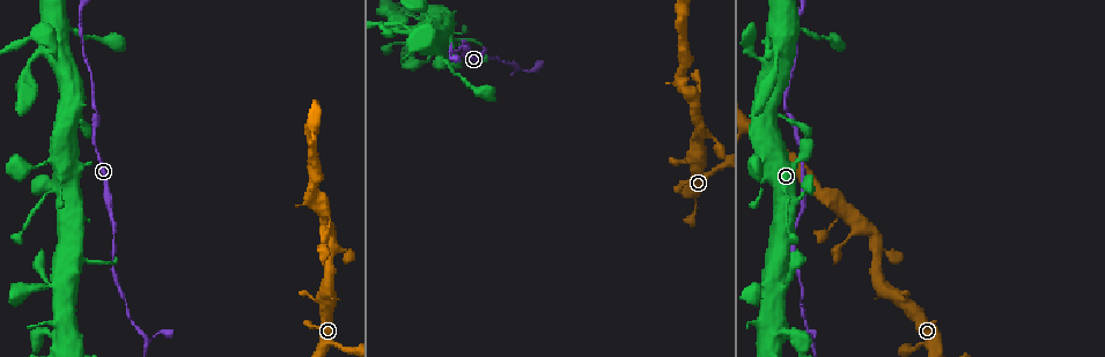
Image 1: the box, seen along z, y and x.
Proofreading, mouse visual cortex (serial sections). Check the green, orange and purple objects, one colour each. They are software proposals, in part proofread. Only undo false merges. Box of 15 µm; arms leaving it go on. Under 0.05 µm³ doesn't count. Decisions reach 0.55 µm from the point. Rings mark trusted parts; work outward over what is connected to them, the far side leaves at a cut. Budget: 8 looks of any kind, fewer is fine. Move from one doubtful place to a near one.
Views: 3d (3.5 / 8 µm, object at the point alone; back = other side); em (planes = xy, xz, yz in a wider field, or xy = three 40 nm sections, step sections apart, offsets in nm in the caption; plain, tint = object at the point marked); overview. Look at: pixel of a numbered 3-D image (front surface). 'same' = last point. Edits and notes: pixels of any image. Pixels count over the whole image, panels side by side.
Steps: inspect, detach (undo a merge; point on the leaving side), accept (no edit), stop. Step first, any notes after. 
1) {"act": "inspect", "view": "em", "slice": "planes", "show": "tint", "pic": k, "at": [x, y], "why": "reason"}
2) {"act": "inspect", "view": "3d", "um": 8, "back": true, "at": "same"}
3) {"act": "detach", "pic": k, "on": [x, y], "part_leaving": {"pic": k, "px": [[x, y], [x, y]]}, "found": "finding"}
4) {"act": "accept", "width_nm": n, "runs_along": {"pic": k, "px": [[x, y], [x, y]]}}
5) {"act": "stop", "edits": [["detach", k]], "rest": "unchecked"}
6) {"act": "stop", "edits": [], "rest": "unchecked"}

{"act": "inspect", "view": "3d", "um": 3.5, "back": true, "pic": 1, "at": [775, 111], "why": "calibre changes"}

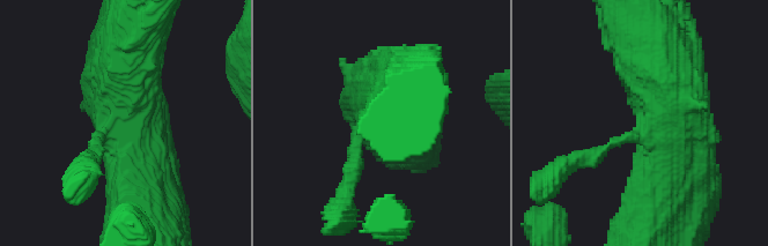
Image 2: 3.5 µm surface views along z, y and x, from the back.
{"act": "inspect", "view": "em", "slice": "xy", "step": 2, "show": "tint", "pic": 2, "at": [106, 131], "why": "need the tissue"}

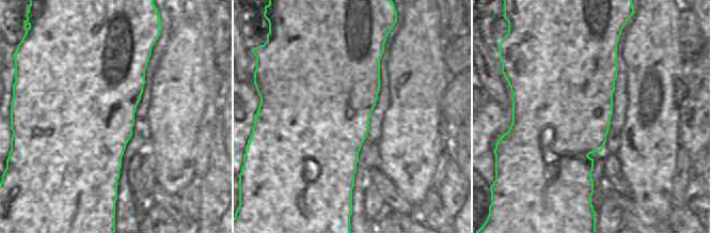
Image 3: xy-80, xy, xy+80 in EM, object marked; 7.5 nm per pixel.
{"act": "accept", "runs_along": {"pic": 2, "px": [[139, 203], [124, 54]]}, "found": "continuous, no second cell"}

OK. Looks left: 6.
{"act": "inspect", "view": "3d", "um": 3.5, "pic": 1, "at": [42, 198], "why": "calibre changes"}

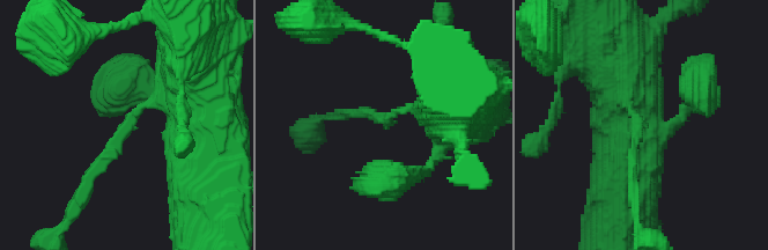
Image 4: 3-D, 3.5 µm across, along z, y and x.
{"act": "inspect", "view": "em", "slice": "planes", "show": "tint", "pic": 4, "at": [385, 118], "arm_widths_nm": [150, 500]}

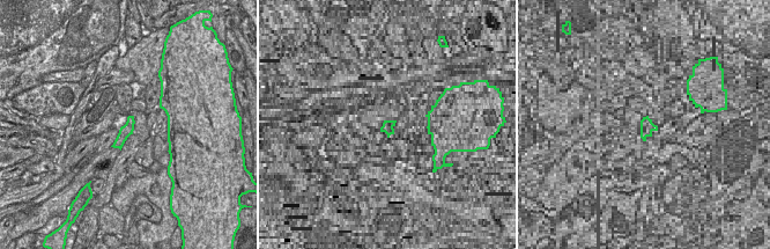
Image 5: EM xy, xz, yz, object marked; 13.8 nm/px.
{"act": "accept", "runs_along": {"pic": 4, "px": [[189, 85], [131, 117], [86, 188]]}, "found": "continuous, no second cell"}

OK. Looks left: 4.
{"act": "inspect", "view": "3d", "um": 3.5, "pic": 1, "at": [776, 50], "why": "narrows sharply"}

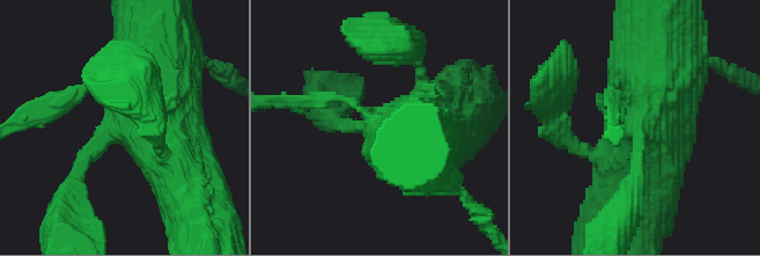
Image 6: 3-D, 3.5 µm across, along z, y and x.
{"act": "inspect", "view": "em", "slice": "xy", "step": 5, "show": "tint", "pic": 6, "at": [643, 125]}

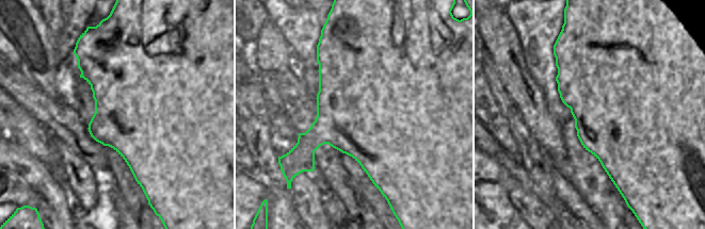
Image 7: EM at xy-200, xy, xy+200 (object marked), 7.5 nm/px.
{"act": "accept", "runs_along": {"pic": 6, "px": [[189, 190], [161, 123], [150, 48]]}, "found": "all the same cell"}

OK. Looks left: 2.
{"act": "stop", "edits": [], "rest": "unchecked"}

